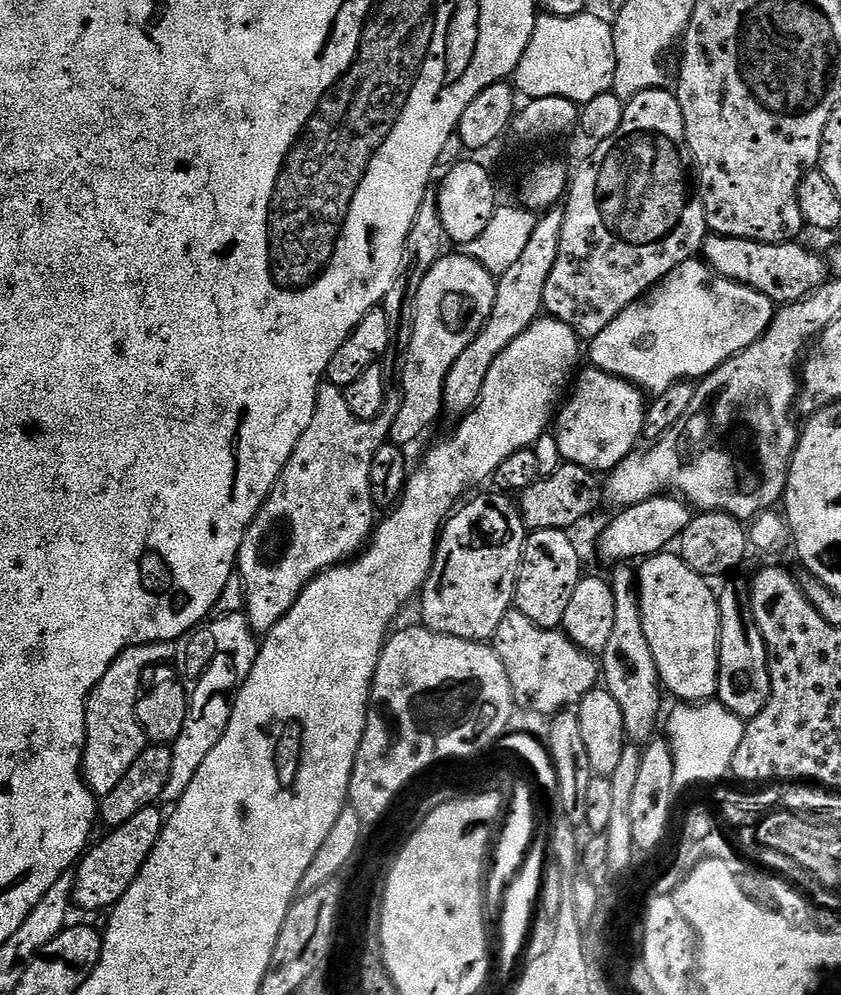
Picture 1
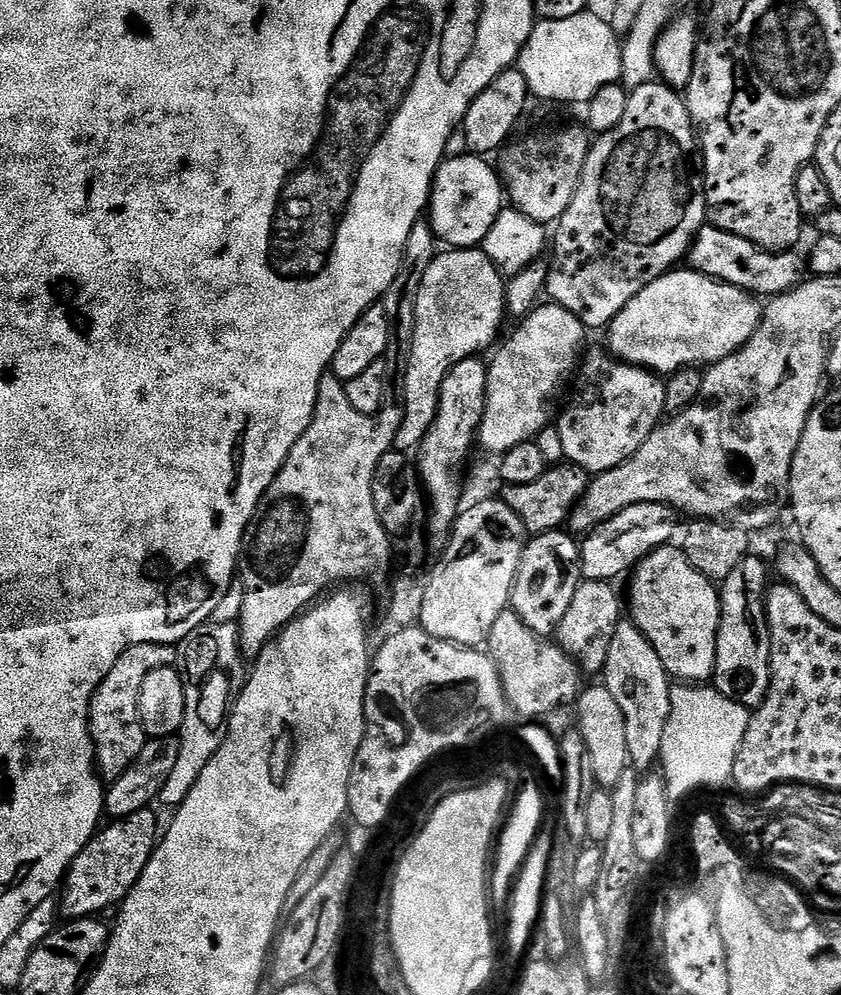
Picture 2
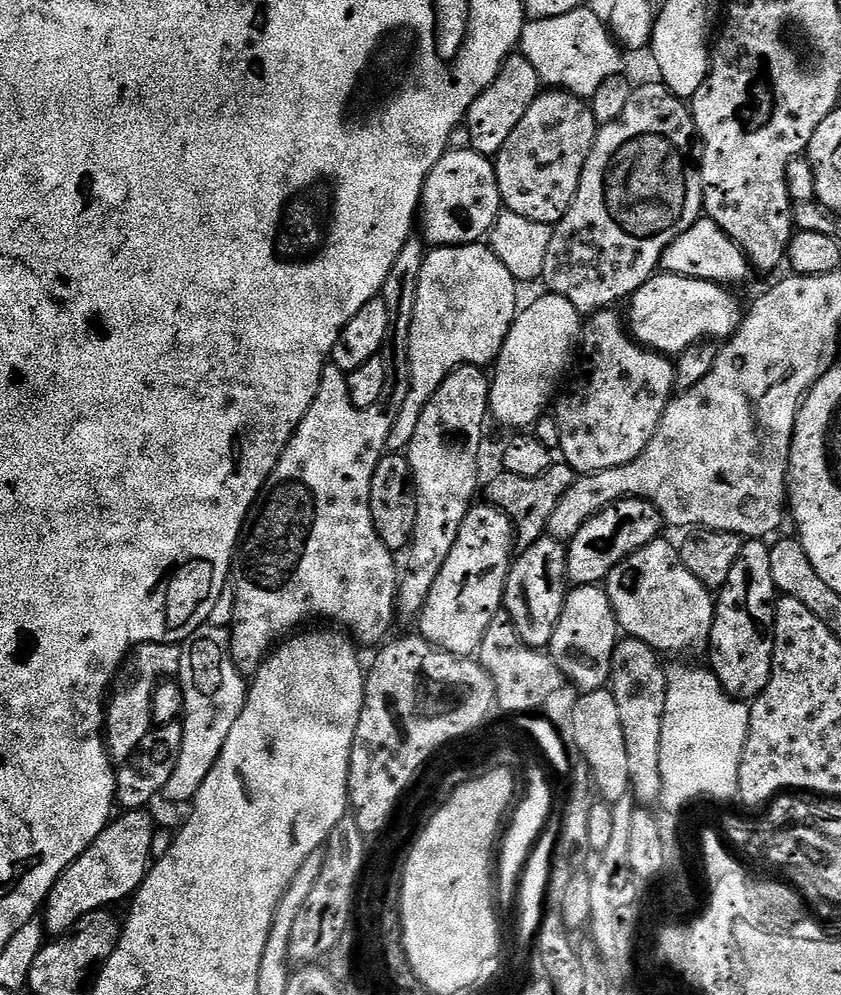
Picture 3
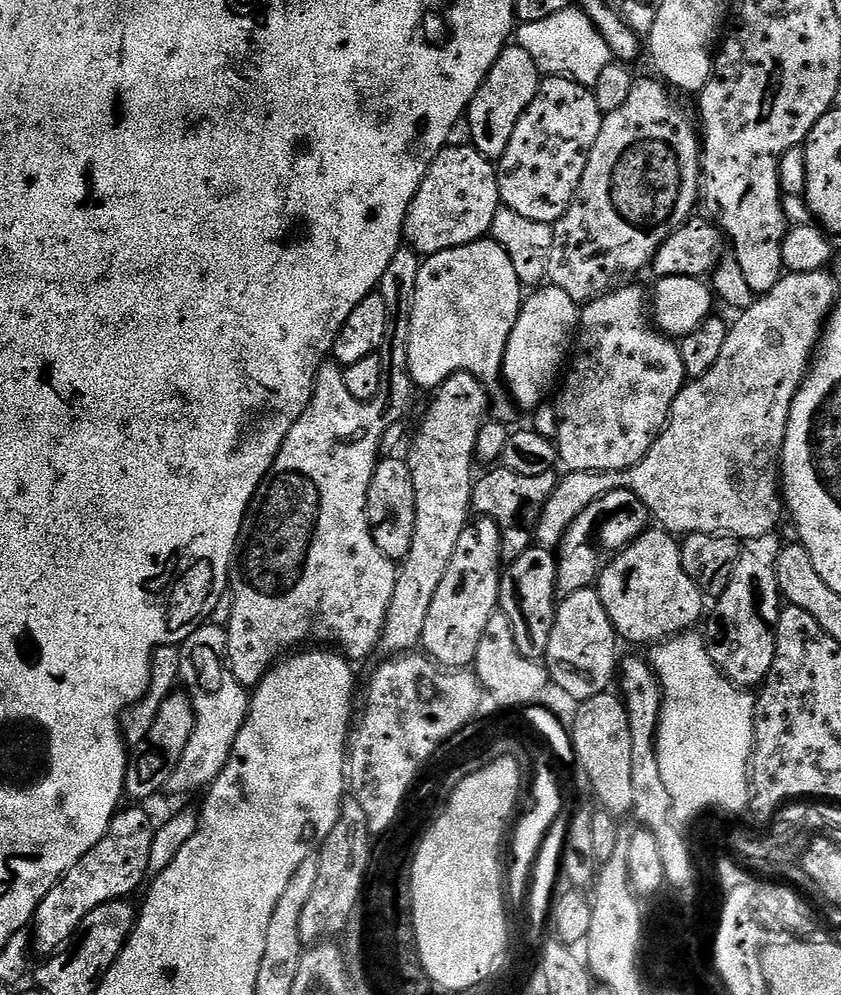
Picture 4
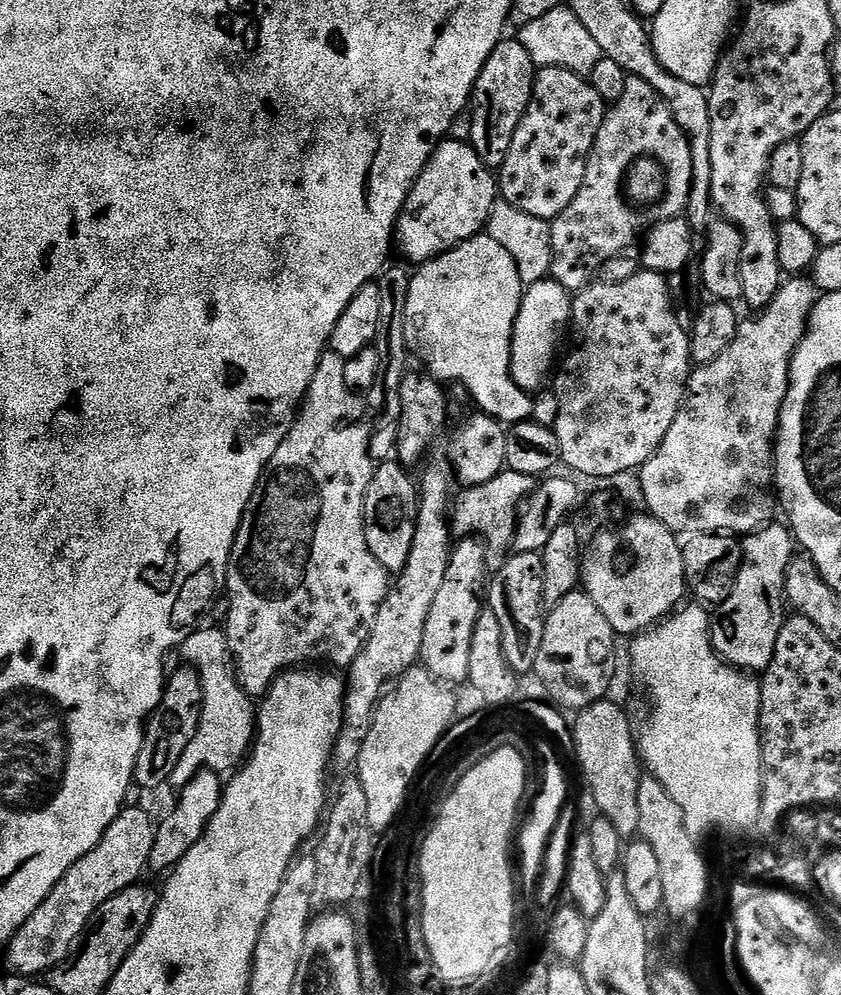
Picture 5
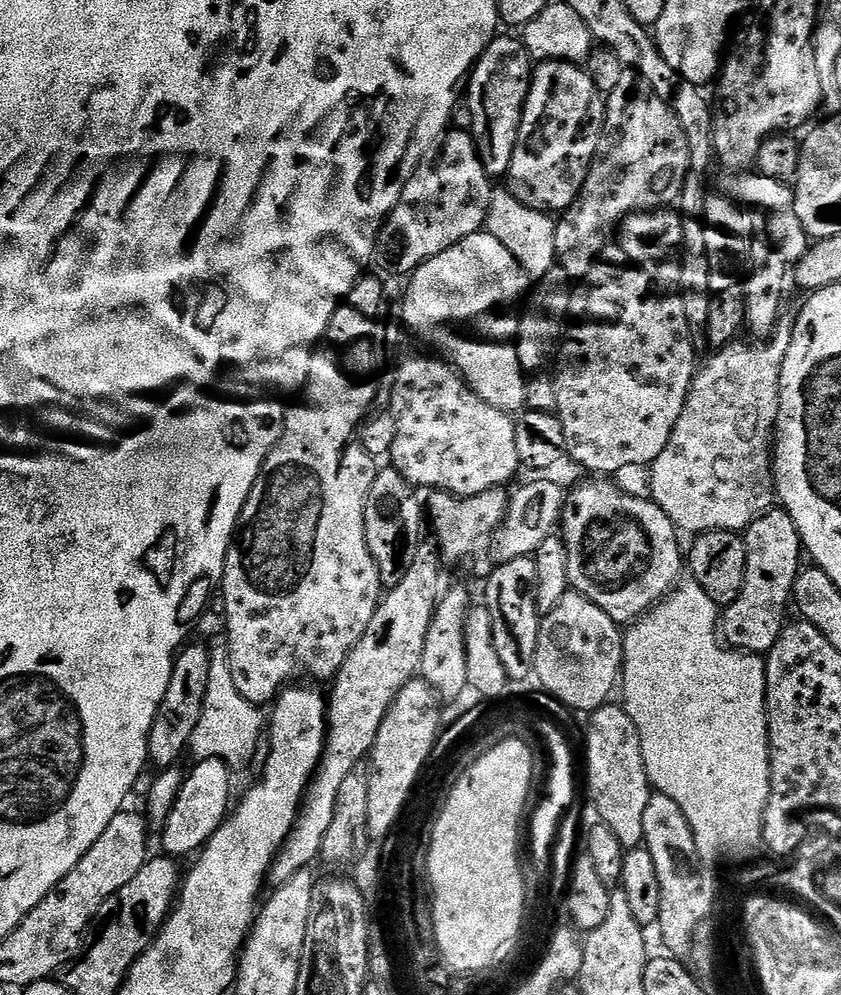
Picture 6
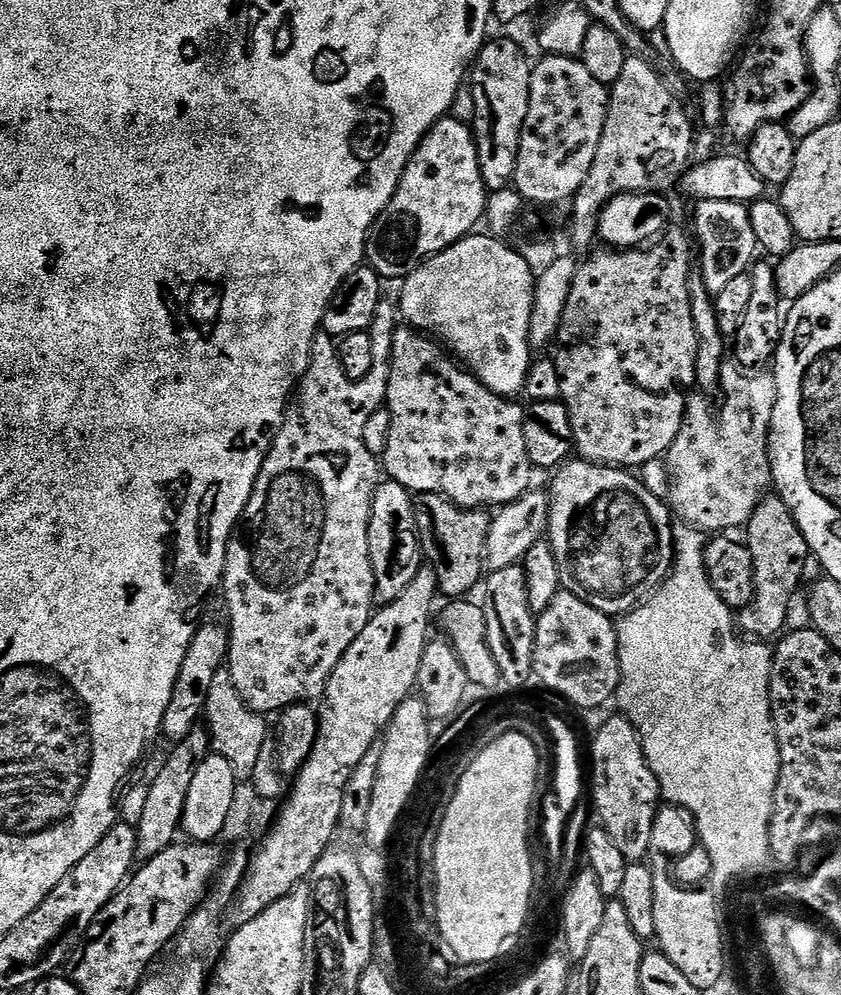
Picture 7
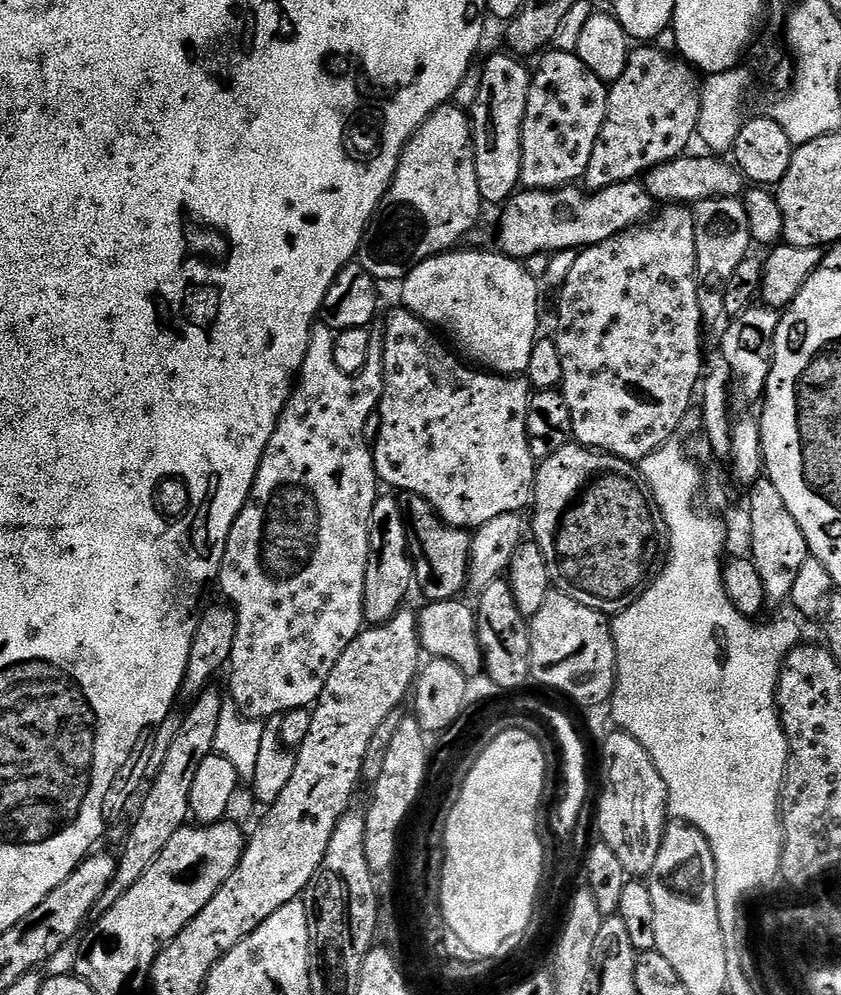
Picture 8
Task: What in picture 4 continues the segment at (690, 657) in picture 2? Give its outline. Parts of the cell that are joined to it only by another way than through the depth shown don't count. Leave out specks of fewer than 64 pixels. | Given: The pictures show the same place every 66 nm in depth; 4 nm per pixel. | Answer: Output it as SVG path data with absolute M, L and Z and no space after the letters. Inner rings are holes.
M649 530L642 533L633 544L621 550L617 556L613 556L612 561L600 573L598 591L602 606L606 606L606 614L610 614L610 622L621 641L629 640L632 644L655 646L662 640L668 640L697 627L696 623L704 612L706 597L699 586L687 576L680 552L681 545L673 533Z

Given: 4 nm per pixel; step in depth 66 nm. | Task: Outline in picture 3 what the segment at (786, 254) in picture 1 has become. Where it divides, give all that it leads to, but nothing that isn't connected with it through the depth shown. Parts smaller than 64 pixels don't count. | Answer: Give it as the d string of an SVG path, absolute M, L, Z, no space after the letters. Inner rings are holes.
M701 218L694 222L694 226L690 226L690 230L686 230L686 234L678 234L678 238L674 238L674 242L666 248L666 254L660 259L659 271L670 276L685 276L695 280L705 280L711 284L733 286L732 284L740 284L747 278L748 272L750 273L750 261L743 249L716 223L710 219Z

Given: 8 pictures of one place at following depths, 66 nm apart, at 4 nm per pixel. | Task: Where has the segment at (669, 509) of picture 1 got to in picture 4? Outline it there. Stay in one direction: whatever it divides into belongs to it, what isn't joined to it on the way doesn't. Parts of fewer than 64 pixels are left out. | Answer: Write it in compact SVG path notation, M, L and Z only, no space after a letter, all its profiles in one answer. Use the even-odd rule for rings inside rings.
M629 488L614 490L598 502L590 502L578 518L566 530L560 539L556 558L558 578L556 579L556 595L563 598L570 594L578 594L578 590L593 587L600 579L604 567L617 556L621 550L633 544L638 537L649 531L650 513L648 507Z

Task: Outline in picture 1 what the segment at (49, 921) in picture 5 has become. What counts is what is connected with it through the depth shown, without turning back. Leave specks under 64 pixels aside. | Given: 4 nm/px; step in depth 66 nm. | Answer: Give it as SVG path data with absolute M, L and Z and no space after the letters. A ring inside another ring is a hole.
M153 806L146 810L138 810L138 814L130 818L130 822L111 829L104 834L108 836L102 837L97 844L95 841L80 857L74 868L75 884L72 892L76 908L103 913L105 910L111 910L122 898L122 894L130 890L164 829L166 816L158 809L159 807Z

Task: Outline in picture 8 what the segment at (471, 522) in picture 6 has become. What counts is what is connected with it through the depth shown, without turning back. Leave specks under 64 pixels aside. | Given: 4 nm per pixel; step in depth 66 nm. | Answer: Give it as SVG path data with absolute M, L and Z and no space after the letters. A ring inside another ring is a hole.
M413 492L403 493L399 497L401 512L404 515L408 528L408 540L411 544L412 561L415 564L415 587L420 587L420 592L425 597L425 601L433 600L454 600L461 595L460 591L465 591L468 582L468 563L472 557L472 537L465 529L455 528L445 524L440 515L422 498Z

